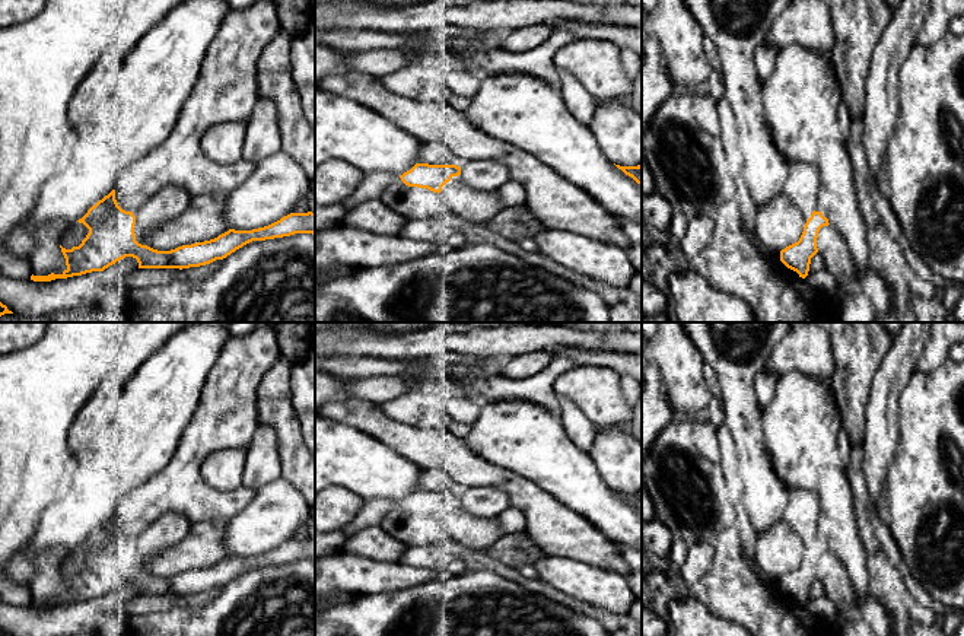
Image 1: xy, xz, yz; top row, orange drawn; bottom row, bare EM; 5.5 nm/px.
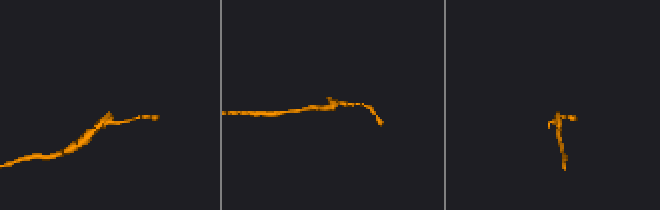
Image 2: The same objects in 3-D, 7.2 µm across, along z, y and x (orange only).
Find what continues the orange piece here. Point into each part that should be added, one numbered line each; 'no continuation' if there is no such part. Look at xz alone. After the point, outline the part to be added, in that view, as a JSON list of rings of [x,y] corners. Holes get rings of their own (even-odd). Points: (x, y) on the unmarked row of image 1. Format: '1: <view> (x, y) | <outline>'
1: xz (477, 533) | [[[462,502],[452,503],[439,522],[452,543],[473,550],[484,551],[505,535],[499,518],[471,515]]]

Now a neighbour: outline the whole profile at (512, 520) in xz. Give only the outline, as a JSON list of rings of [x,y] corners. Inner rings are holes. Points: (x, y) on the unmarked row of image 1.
[[[509,506],[499,515],[499,524],[505,535],[525,531],[526,518],[518,508]]]

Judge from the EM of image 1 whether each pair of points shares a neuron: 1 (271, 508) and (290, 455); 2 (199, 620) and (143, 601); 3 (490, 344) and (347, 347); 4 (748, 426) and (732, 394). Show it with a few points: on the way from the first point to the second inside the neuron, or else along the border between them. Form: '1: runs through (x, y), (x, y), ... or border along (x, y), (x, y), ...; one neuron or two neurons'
1: border along (280, 477), (286, 479), (299, 492); two neurons
2: border along (200, 606), (172, 606), (159, 611), (133, 616); two neurons
3: runs through (455, 342), (382, 344); one neuron
4: runs through (743, 419), (740, 401); one neuron

